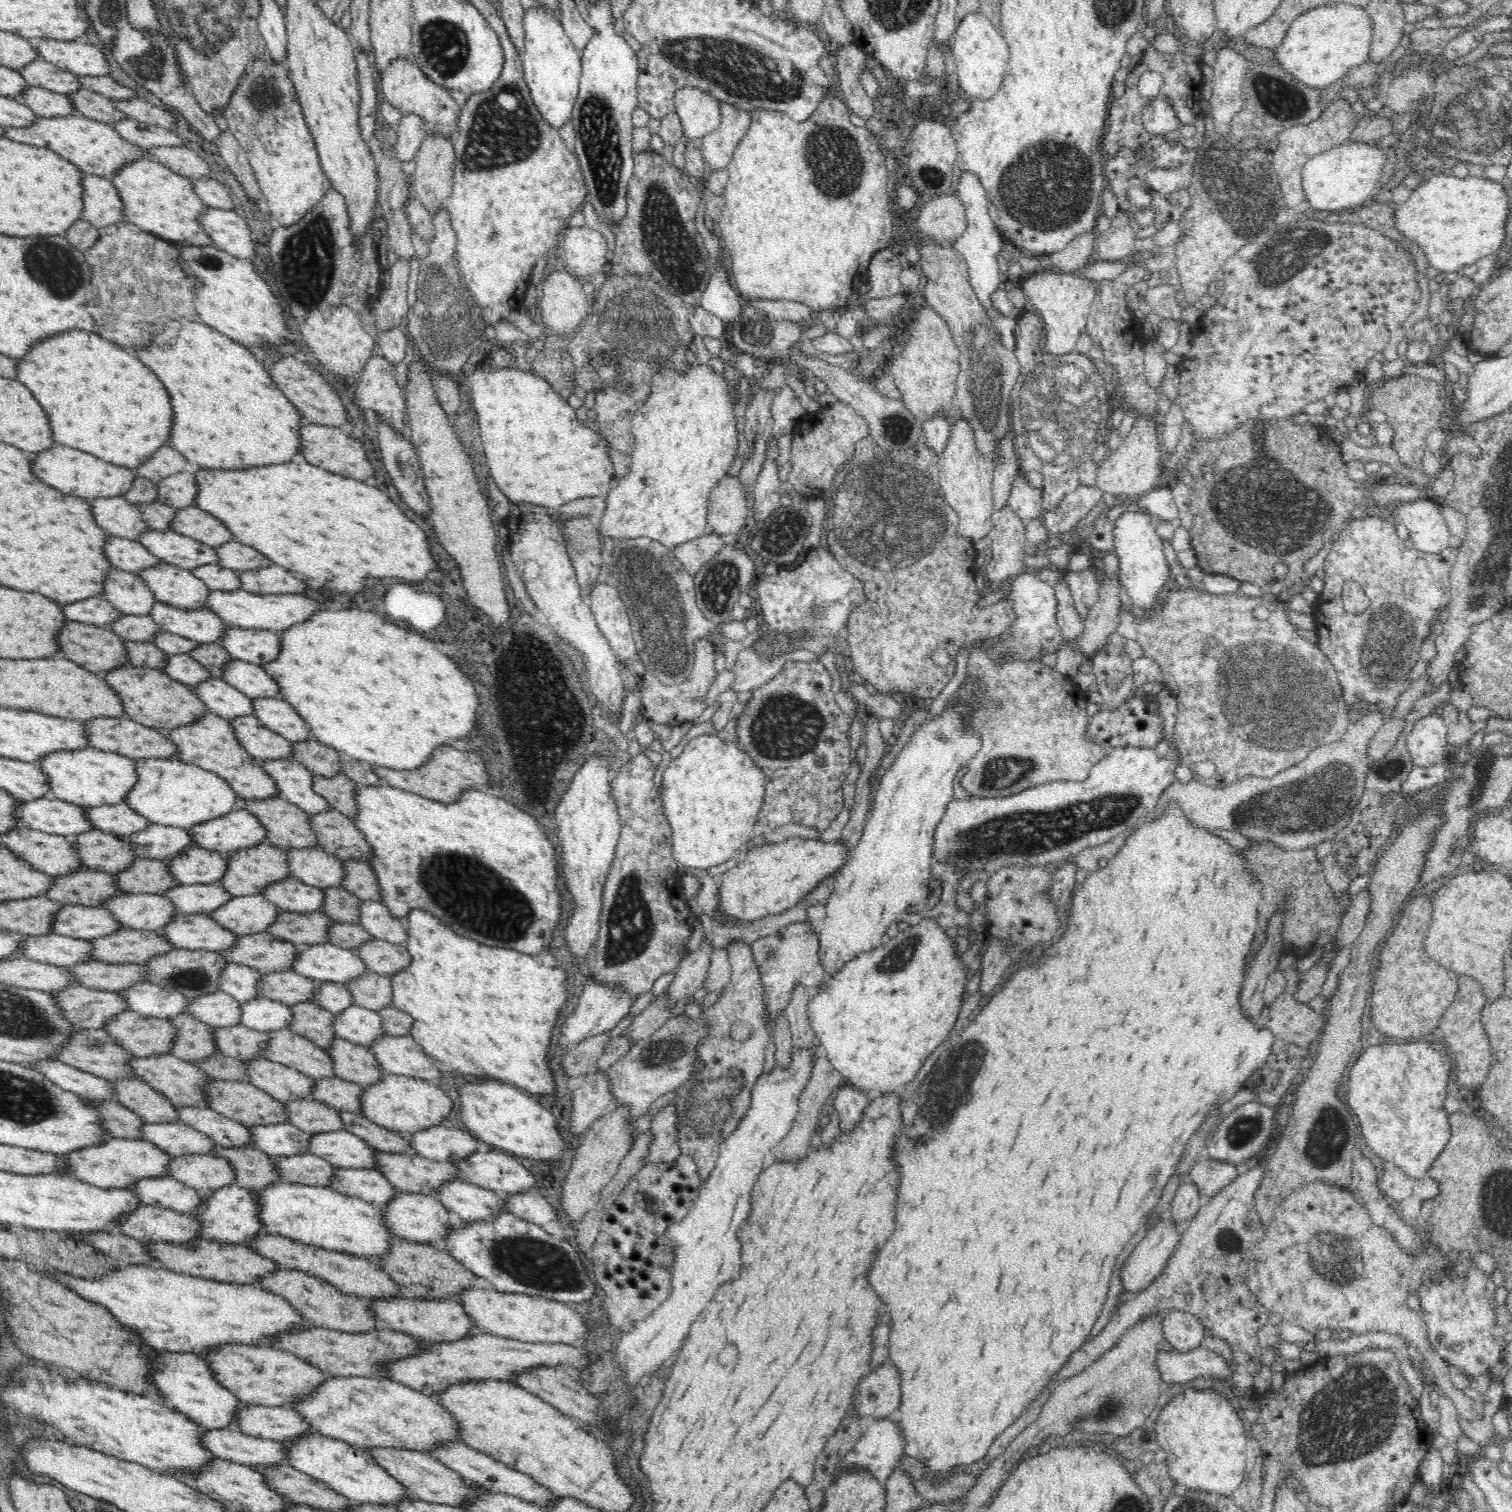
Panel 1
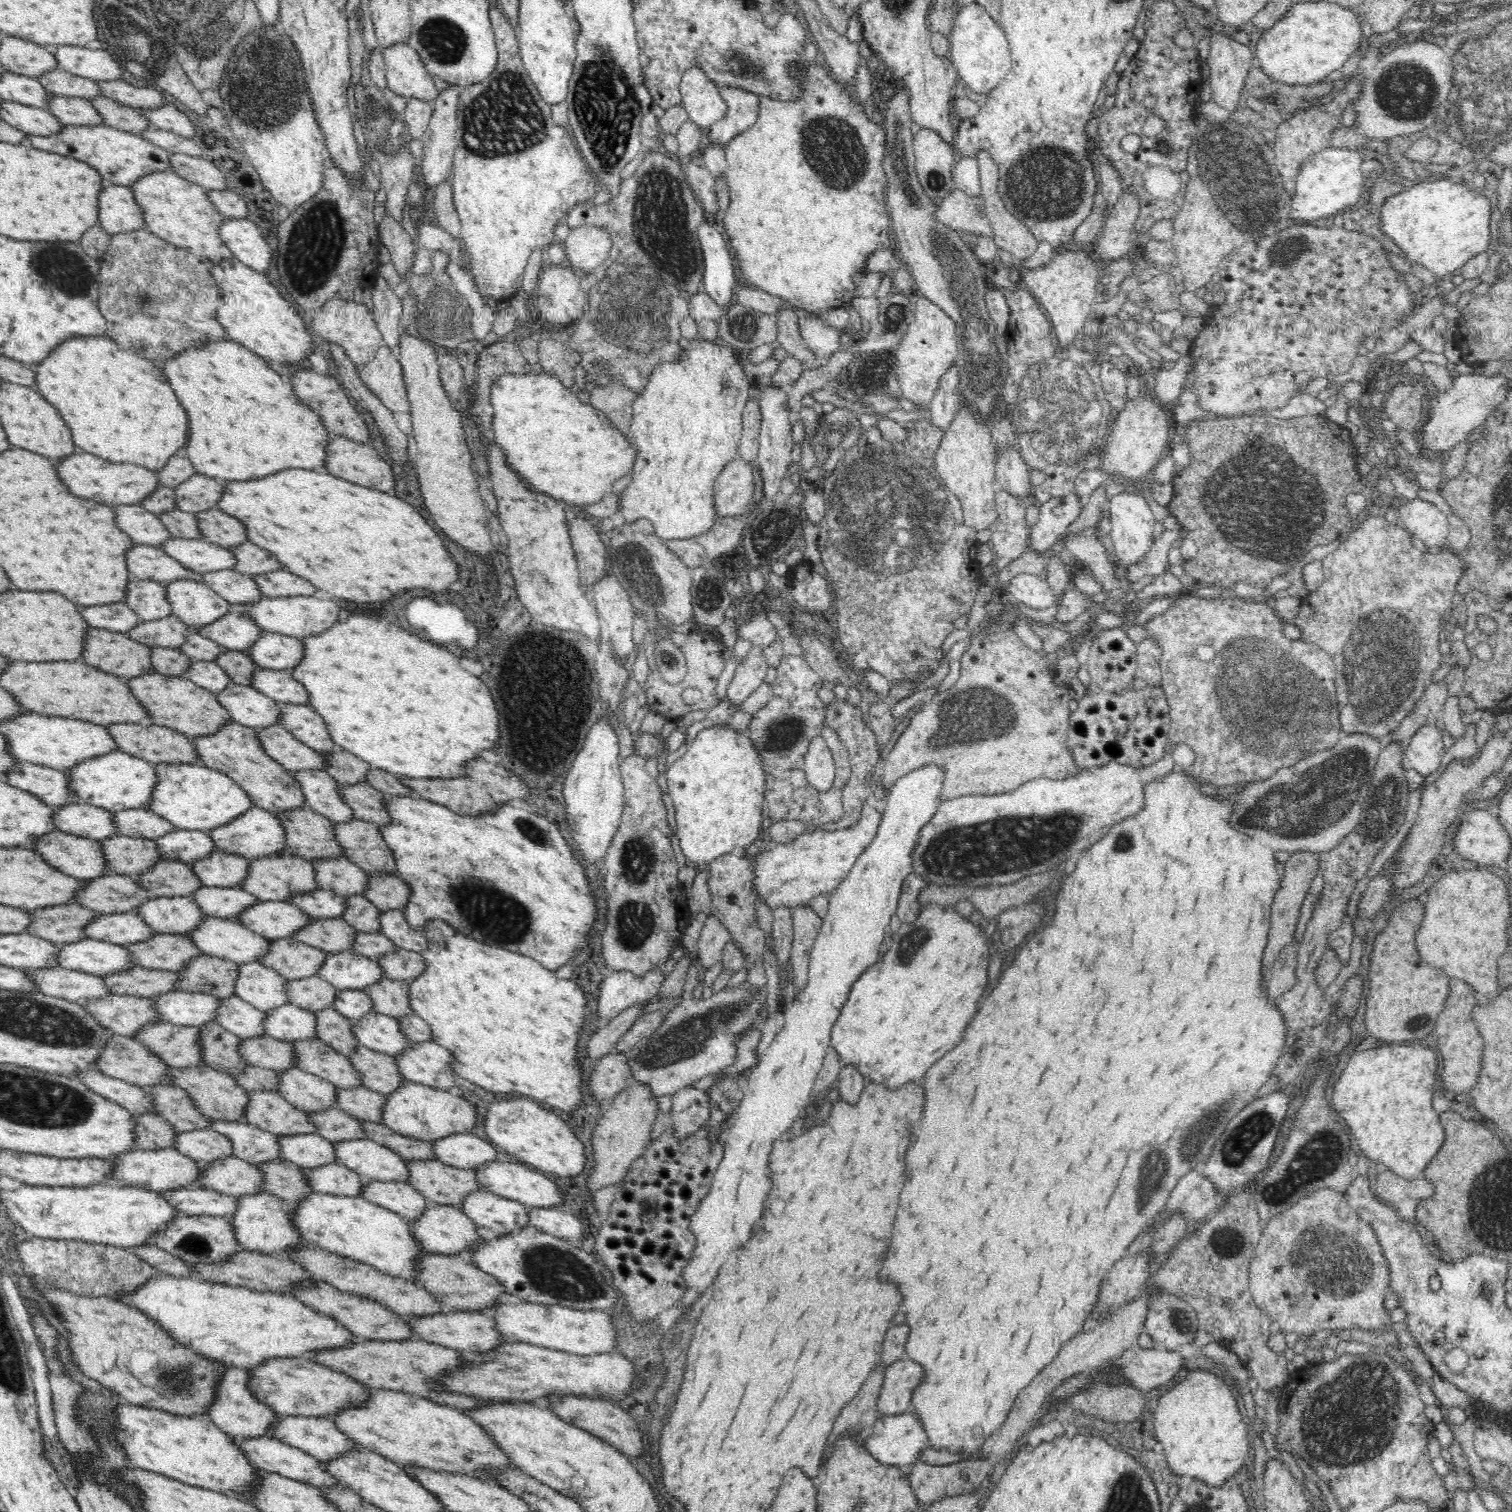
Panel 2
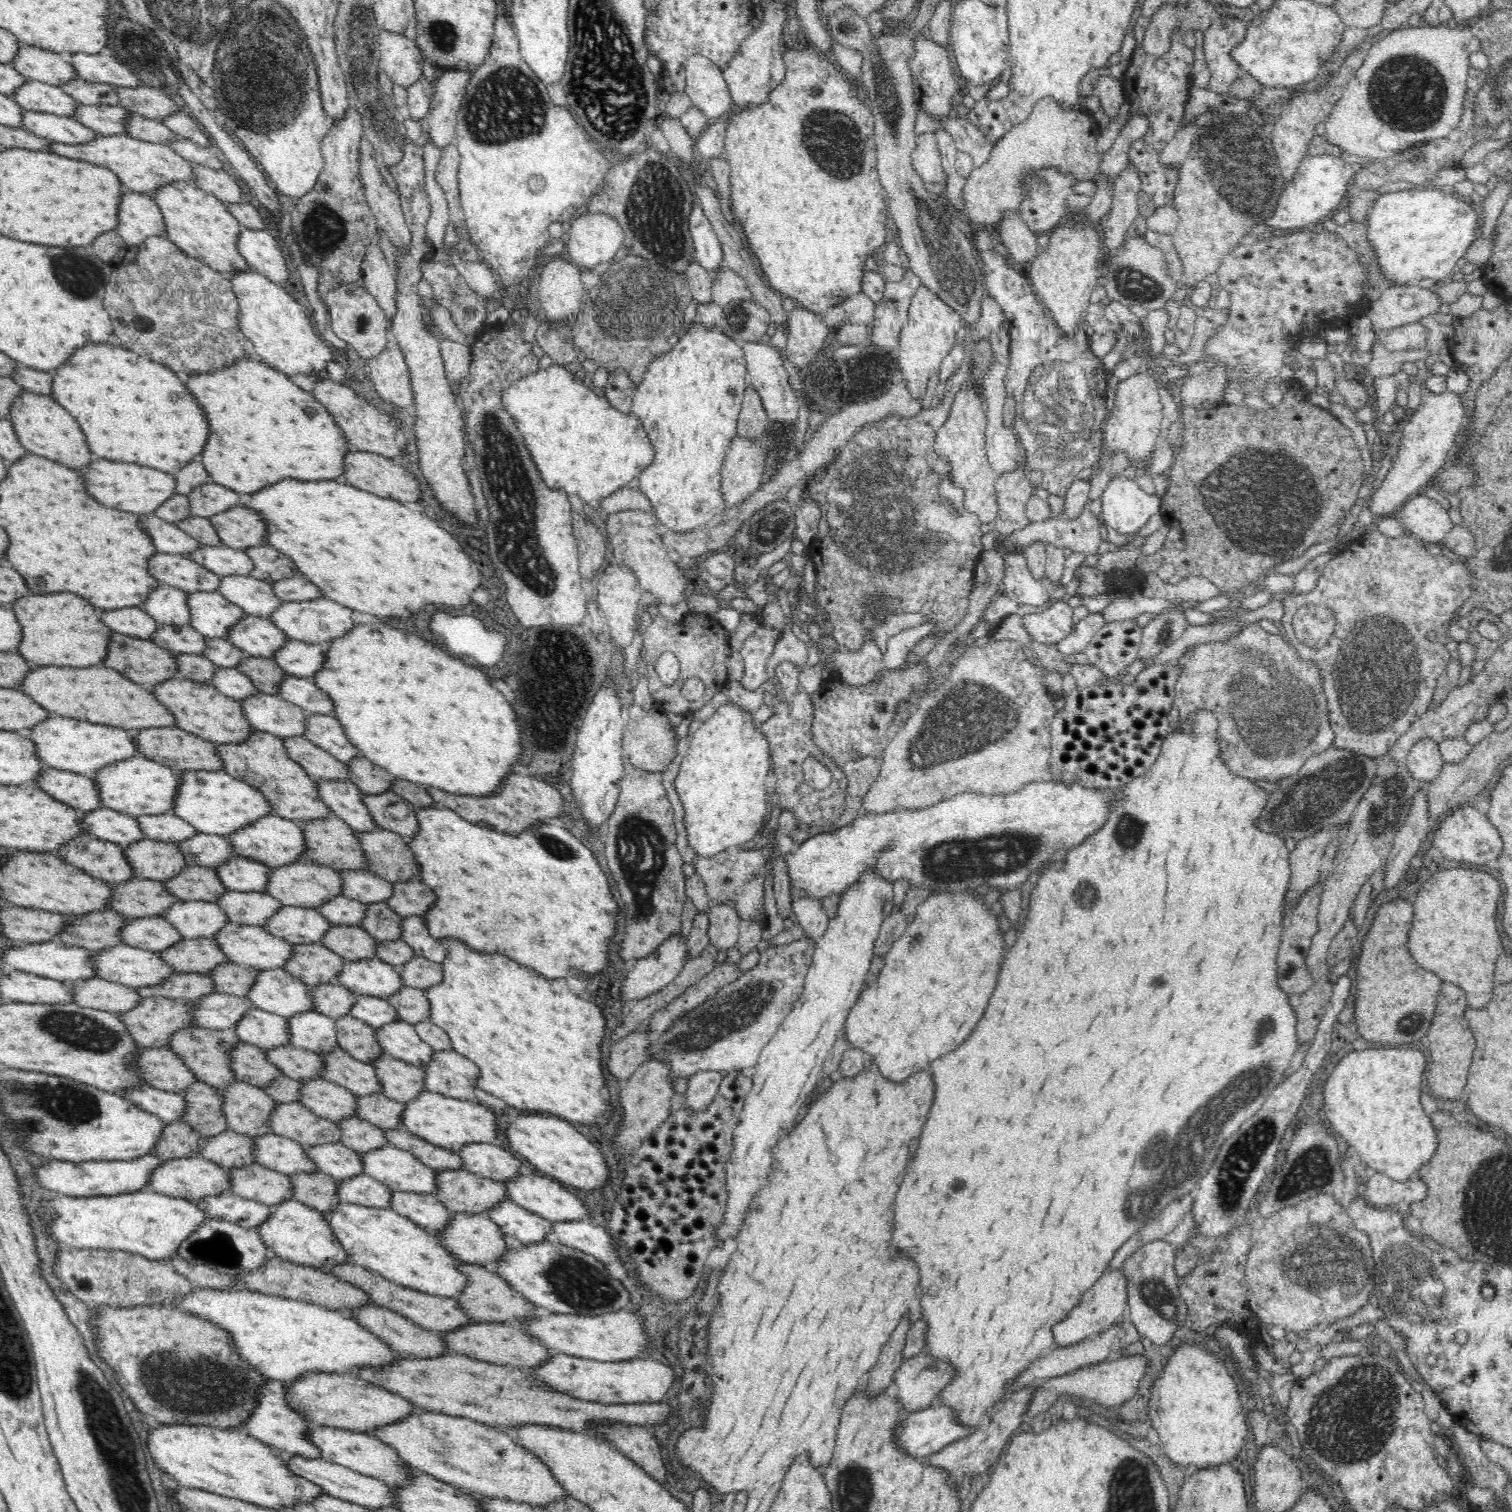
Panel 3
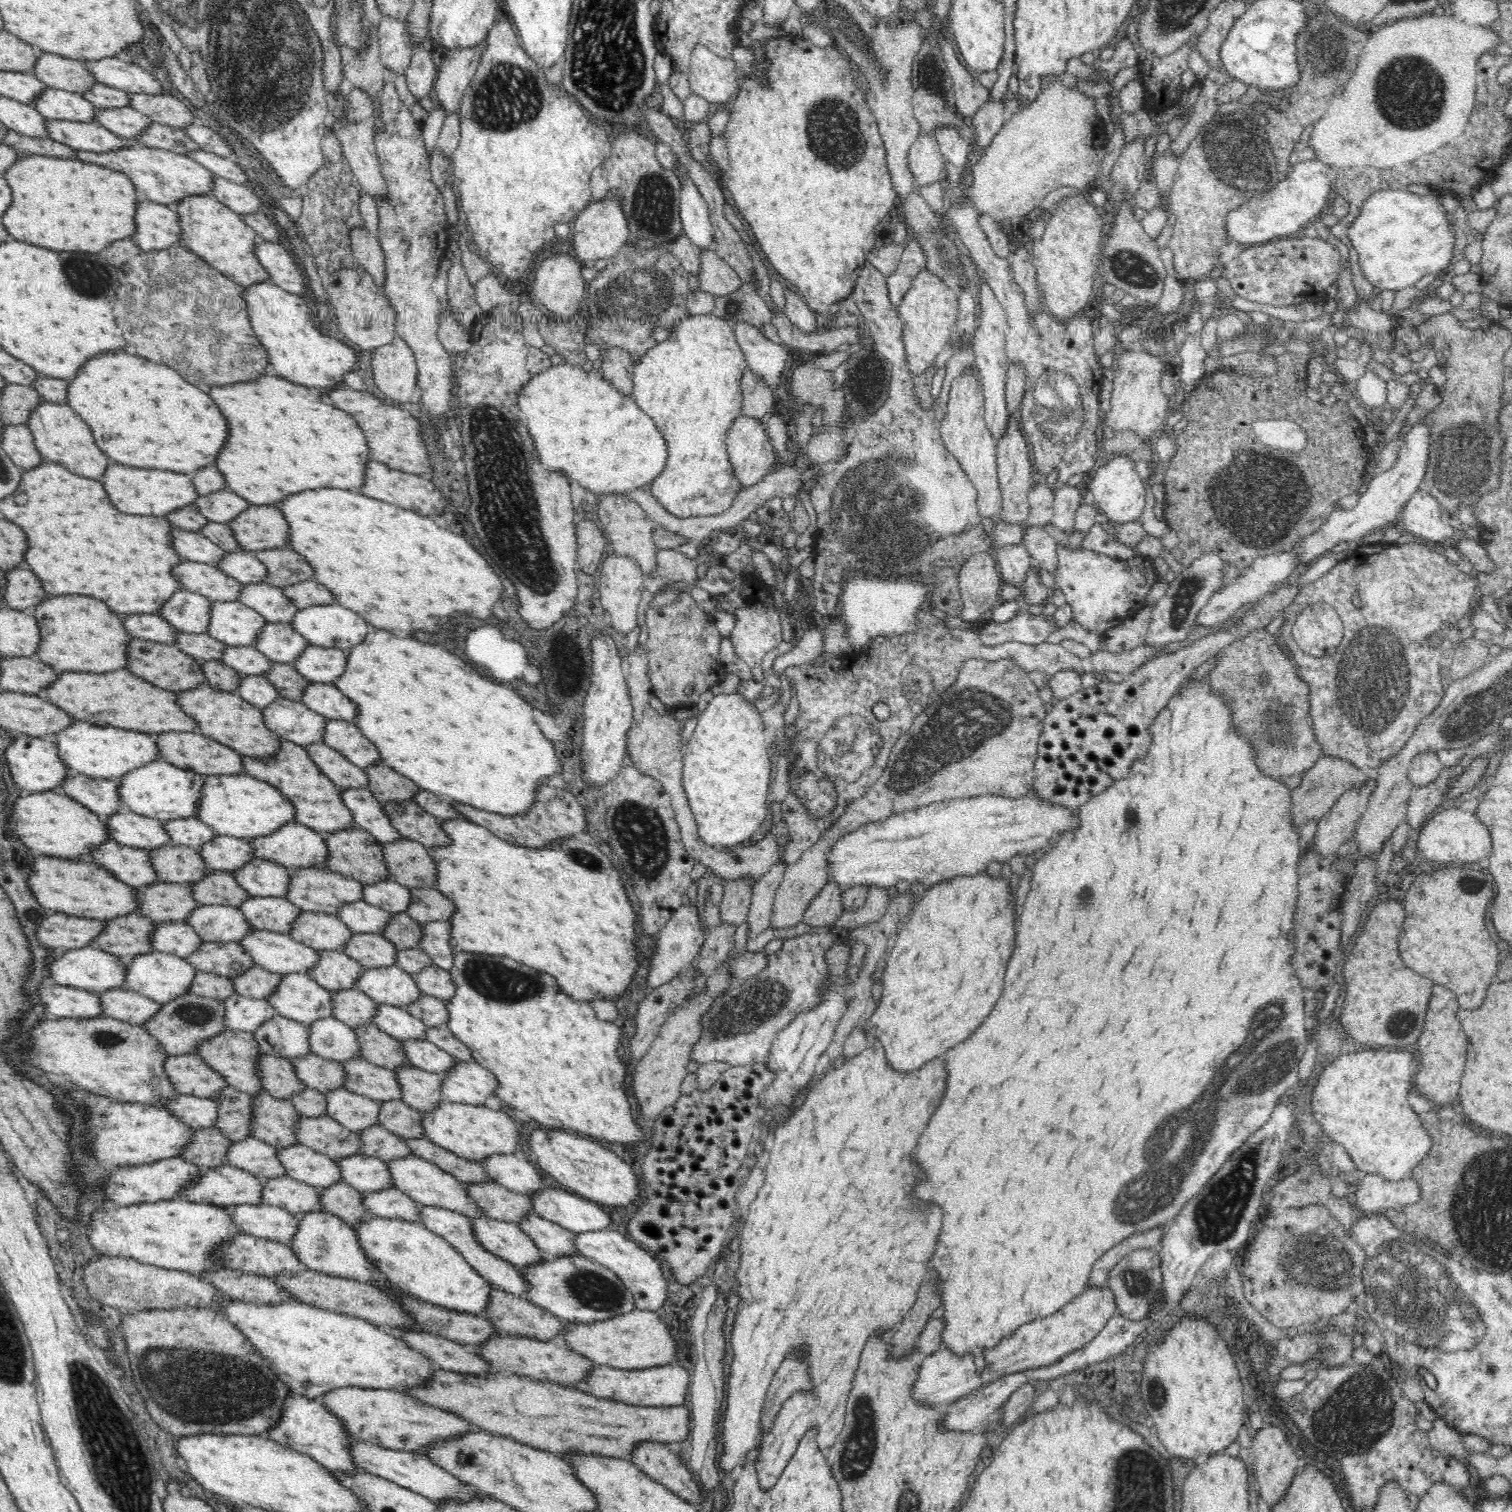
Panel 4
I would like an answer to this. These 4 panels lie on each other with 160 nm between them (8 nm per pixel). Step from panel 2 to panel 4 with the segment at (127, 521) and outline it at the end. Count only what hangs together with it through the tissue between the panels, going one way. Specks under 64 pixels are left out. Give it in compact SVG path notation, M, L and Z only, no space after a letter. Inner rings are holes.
M170 526L170 530L170 545L182 559L216 565L216 562L224 556L225 550L212 543L198 531L184 531L174 526Z

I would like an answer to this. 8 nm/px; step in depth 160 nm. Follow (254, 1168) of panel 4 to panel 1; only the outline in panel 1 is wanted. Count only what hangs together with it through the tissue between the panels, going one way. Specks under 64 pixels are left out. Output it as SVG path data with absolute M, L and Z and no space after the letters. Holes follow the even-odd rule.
M158 1122L140 1124L142 1139L160 1148L172 1157L188 1154L210 1154L216 1144L202 1132L180 1122Z

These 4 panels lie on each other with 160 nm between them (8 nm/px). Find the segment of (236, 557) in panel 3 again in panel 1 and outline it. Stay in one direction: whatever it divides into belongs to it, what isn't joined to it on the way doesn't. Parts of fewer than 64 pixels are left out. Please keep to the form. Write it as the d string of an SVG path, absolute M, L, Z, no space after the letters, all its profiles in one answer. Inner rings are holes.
M148 529L136 541L161 561L186 570L202 564L216 563L218 560L214 547L170 530Z

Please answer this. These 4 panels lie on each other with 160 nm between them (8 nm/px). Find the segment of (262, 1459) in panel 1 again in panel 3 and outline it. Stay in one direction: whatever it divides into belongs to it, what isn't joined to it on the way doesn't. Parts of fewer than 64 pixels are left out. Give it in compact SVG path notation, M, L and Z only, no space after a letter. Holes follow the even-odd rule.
M280 1454L286 1469L294 1475L302 1476L305 1480L316 1484L323 1494L353 1502L368 1508L380 1508L380 1506L392 1506L394 1504L393 1492L383 1481L354 1472L349 1468L325 1461L324 1459L304 1458L297 1454Z

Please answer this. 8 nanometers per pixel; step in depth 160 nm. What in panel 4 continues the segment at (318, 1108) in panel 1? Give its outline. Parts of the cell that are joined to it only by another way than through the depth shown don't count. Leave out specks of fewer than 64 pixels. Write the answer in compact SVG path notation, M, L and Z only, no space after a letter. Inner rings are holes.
M372 1124L368 1128L356 1131L360 1139L361 1154L378 1158L384 1162L396 1159L396 1156L408 1156L412 1149L402 1141L402 1138L386 1130L380 1124Z

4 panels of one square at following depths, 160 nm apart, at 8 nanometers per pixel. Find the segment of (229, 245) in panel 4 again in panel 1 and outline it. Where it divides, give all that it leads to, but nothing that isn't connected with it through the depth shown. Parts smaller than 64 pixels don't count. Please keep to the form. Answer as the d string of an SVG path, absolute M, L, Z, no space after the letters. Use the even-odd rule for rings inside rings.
M148 157L136 158L124 164L109 177L122 199L122 213L125 222L135 224L150 235L160 239L183 244L184 246L215 246L214 241L198 223L198 216L208 207L195 194L192 181L175 173L167 166L150 160Z

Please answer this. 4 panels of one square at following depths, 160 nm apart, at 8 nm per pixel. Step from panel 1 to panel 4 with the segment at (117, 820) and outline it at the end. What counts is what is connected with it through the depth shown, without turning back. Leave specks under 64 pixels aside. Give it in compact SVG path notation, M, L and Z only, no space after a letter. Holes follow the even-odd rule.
M196 817L176 818L162 821L164 831L168 833L174 845L186 845L198 849L208 839L217 836L214 829L202 823Z

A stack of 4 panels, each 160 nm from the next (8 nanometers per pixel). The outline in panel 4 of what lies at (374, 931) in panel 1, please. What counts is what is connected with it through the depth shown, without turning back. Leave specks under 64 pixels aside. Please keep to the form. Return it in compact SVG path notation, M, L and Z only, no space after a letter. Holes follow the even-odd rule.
M446 921L420 924L422 939L419 949L426 953L434 965L450 970L454 962L454 948L449 946L449 928Z

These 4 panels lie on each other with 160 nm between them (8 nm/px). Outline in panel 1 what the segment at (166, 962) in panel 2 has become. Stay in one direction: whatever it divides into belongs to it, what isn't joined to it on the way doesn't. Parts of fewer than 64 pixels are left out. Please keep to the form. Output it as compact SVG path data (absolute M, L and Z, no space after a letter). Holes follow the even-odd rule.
M119 929L113 934L102 936L88 941L92 946L92 960L102 961L110 964L132 963L144 965L146 960L150 960L156 954L173 950L173 946L163 936L162 931L146 931L135 929Z

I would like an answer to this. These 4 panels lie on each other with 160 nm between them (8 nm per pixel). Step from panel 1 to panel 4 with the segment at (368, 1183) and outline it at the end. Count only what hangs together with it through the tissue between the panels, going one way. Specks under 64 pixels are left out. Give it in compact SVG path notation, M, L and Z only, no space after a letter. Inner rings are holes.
M419 1205L418 1217L422 1224L434 1234L445 1238L465 1259L468 1264L480 1275L483 1276L491 1284L497 1286L500 1290L511 1292L512 1294L524 1295L526 1293L526 1281L522 1279L520 1271L514 1265L500 1259L498 1255L486 1251L480 1246L480 1243L474 1239L472 1235L472 1225L470 1219L464 1214L454 1212L453 1210L446 1210L439 1206Z

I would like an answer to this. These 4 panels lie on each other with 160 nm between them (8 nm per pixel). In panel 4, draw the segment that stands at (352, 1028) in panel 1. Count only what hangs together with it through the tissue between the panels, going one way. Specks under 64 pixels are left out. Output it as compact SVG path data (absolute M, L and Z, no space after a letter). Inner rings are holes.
M400 1040L404 1049L404 1057L410 1065L422 1070L443 1075L446 1070L452 1068L455 1058L444 1050L438 1048L434 1043L426 1040Z

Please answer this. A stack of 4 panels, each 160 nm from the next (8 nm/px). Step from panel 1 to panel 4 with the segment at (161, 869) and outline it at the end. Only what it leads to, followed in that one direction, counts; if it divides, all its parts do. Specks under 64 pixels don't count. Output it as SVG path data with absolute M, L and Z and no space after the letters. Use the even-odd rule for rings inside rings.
M207 870L206 877L190 886L198 905L238 907L249 898L230 872Z

